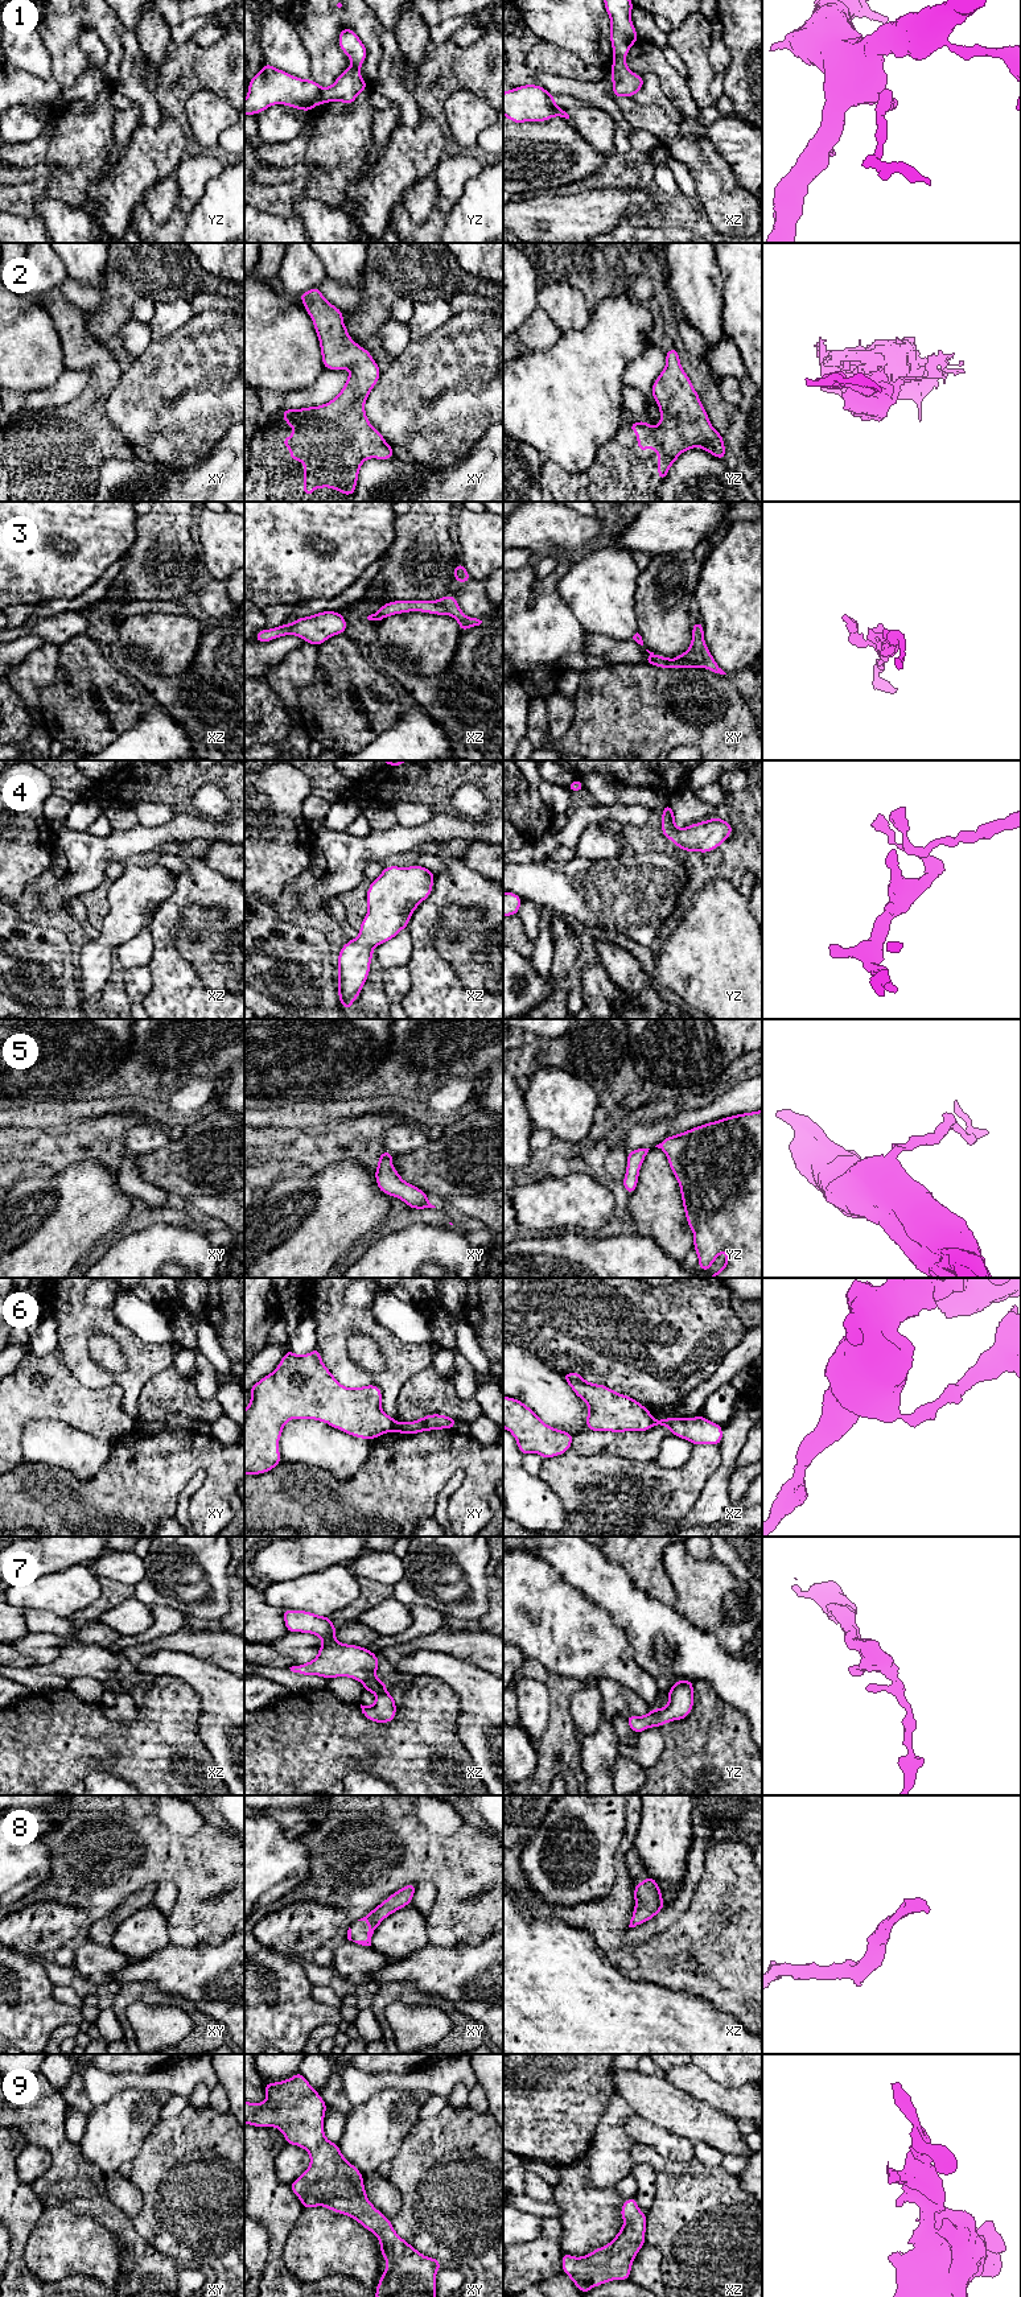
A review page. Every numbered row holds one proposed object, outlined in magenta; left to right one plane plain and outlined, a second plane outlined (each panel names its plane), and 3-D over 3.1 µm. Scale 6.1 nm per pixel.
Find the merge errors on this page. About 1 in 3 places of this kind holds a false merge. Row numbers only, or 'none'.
6

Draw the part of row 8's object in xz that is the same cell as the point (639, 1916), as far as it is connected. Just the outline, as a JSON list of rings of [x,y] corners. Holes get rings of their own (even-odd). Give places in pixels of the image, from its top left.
[[[647,1875],[647,1879],[634,1885],[634,1913],[629,1927],[635,1927],[654,1918],[666,1905],[658,1882]]]

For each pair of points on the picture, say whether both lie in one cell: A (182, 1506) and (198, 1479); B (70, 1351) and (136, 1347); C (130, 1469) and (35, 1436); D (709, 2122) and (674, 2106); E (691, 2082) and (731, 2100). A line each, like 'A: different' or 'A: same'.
A: same
B: same
C: different
D: same
E: same

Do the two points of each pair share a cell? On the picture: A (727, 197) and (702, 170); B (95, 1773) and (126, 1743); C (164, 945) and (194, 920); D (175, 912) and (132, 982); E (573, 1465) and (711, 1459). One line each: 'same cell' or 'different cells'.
A: same cell
B: different cells
C: different cells
D: different cells
E: same cell

